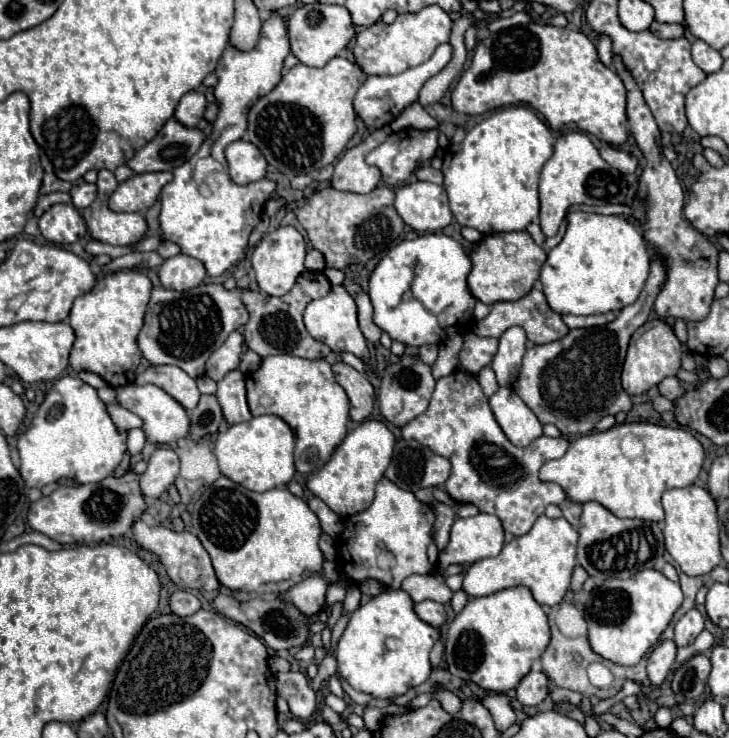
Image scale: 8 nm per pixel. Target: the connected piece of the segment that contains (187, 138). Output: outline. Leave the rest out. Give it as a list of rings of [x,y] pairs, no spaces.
[[[175,118],[159,130],[155,140],[147,142],[135,156],[127,162],[133,172],[159,172],[173,170],[187,162],[205,140],[199,128],[183,128]]]

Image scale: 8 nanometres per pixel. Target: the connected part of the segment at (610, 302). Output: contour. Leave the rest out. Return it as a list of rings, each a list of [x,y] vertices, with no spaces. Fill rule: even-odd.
[[[571,212],[563,240],[541,268],[543,294],[557,314],[617,312],[639,298],[649,276],[651,254],[643,232],[621,216]]]

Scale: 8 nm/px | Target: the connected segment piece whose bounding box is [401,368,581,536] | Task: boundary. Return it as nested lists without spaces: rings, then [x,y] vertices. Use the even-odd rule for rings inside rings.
[[[457,368],[453,374],[437,380],[429,408],[407,422],[401,428],[401,436],[405,440],[417,440],[433,452],[449,458],[451,476],[445,482],[447,494],[459,504],[475,504],[481,512],[499,516],[503,528],[513,536],[527,534],[549,504],[559,506],[563,518],[575,528],[579,526],[581,504],[569,500],[559,484],[539,478],[539,470],[545,462],[561,458],[567,452],[569,438],[539,436],[525,448],[511,444],[493,418],[487,396],[479,388],[477,374]]]

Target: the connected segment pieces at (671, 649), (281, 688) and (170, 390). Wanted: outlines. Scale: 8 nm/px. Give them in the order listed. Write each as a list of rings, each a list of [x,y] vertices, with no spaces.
[[[663,640],[651,652],[651,656],[647,660],[647,674],[649,674],[649,680],[653,686],[661,684],[667,678],[671,666],[675,662],[675,656],[677,656],[677,646],[673,640]]]
[[[289,670],[285,674],[277,674],[277,694],[287,700],[291,714],[299,720],[309,720],[315,712],[315,690],[303,672]]]
[[[149,366],[143,374],[137,376],[135,384],[137,386],[145,386],[145,384],[159,386],[169,396],[173,396],[185,410],[193,410],[201,396],[195,380],[189,378],[177,366]]]

